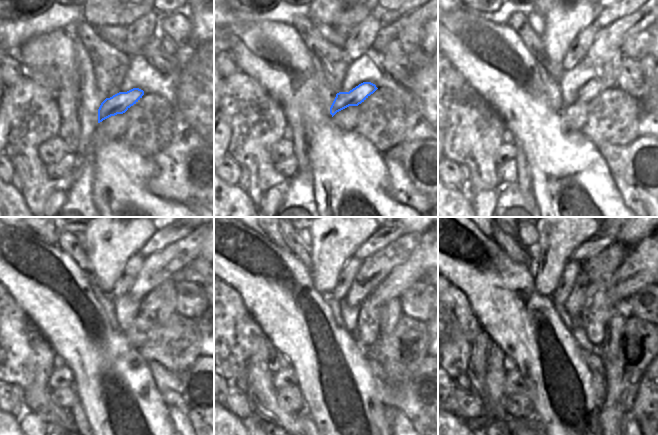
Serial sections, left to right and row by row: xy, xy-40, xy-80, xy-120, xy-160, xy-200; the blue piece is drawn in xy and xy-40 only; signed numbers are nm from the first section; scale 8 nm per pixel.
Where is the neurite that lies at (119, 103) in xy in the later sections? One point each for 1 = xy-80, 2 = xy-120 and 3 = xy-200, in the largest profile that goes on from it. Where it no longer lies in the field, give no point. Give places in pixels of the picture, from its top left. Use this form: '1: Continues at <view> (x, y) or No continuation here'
1: Continues at xy-80 (605, 79)
2: Continues at xy-120 (153, 301)
3: Continues at xy-200 (641, 268)

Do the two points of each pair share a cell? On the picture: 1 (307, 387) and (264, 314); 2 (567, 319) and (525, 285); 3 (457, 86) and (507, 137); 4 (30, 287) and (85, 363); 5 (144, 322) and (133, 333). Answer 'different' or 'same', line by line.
1: same
2: different
3: different
4: same
5: same

